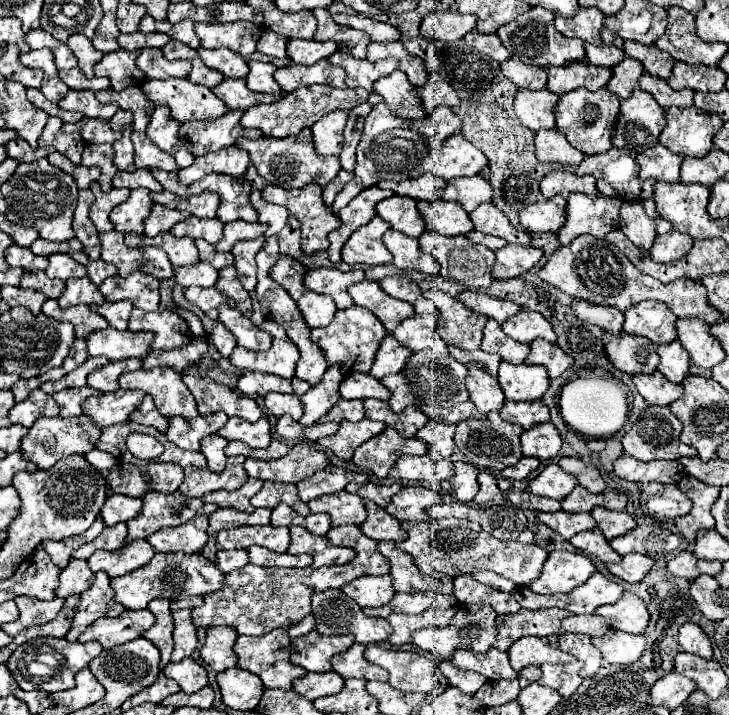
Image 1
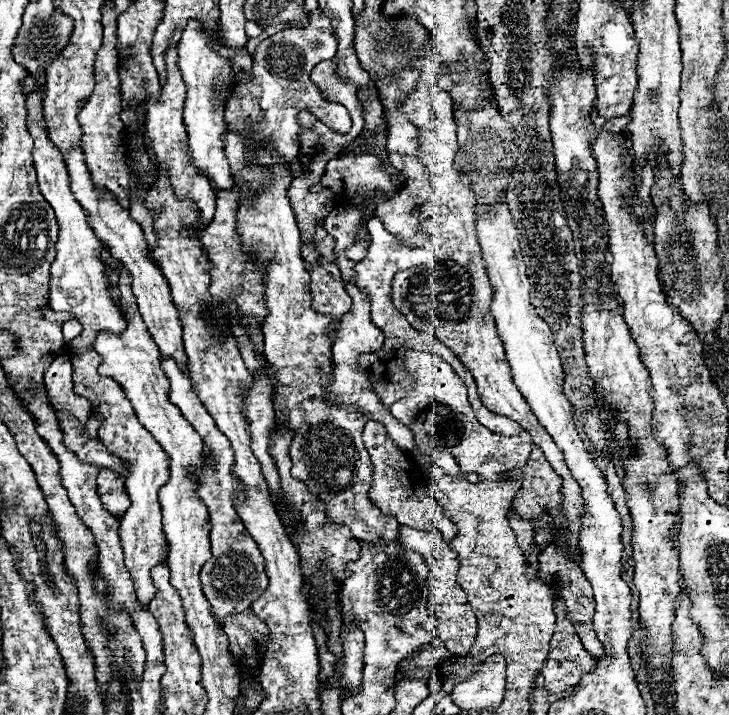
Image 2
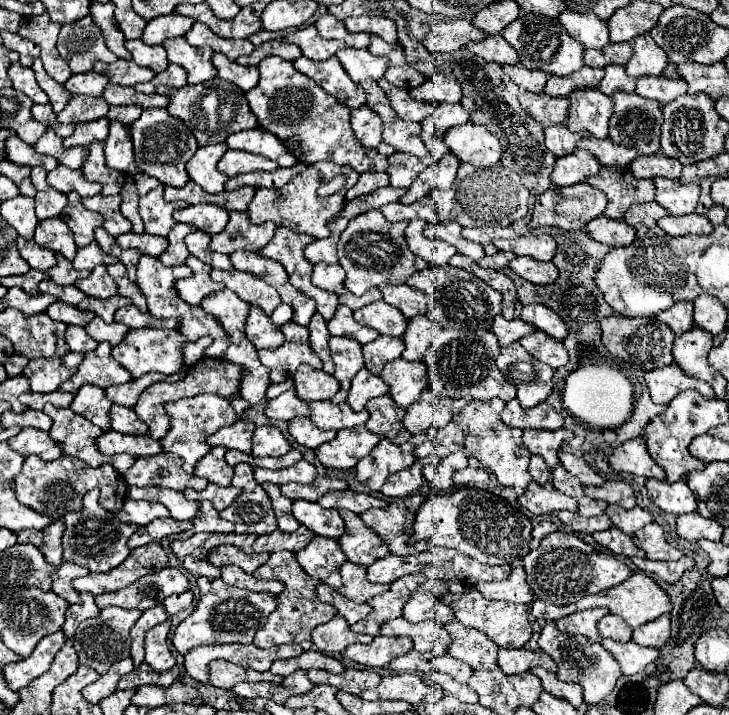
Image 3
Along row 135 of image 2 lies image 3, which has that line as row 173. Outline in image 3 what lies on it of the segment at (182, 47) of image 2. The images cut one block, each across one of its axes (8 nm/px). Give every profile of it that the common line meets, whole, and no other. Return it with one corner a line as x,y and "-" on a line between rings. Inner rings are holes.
214,144
214,146
202,146
196,150
196,154
186,162
186,172
192,182
202,186
206,192
216,194
224,190
224,182
228,180
226,174
222,174
216,164
220,156
228,150
226,144

